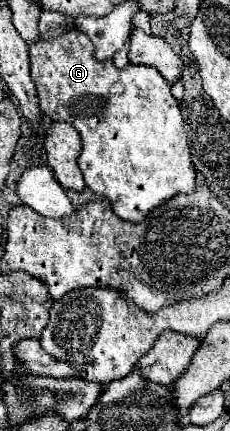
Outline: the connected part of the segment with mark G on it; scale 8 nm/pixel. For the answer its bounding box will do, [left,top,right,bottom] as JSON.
[30,29,196,223]

